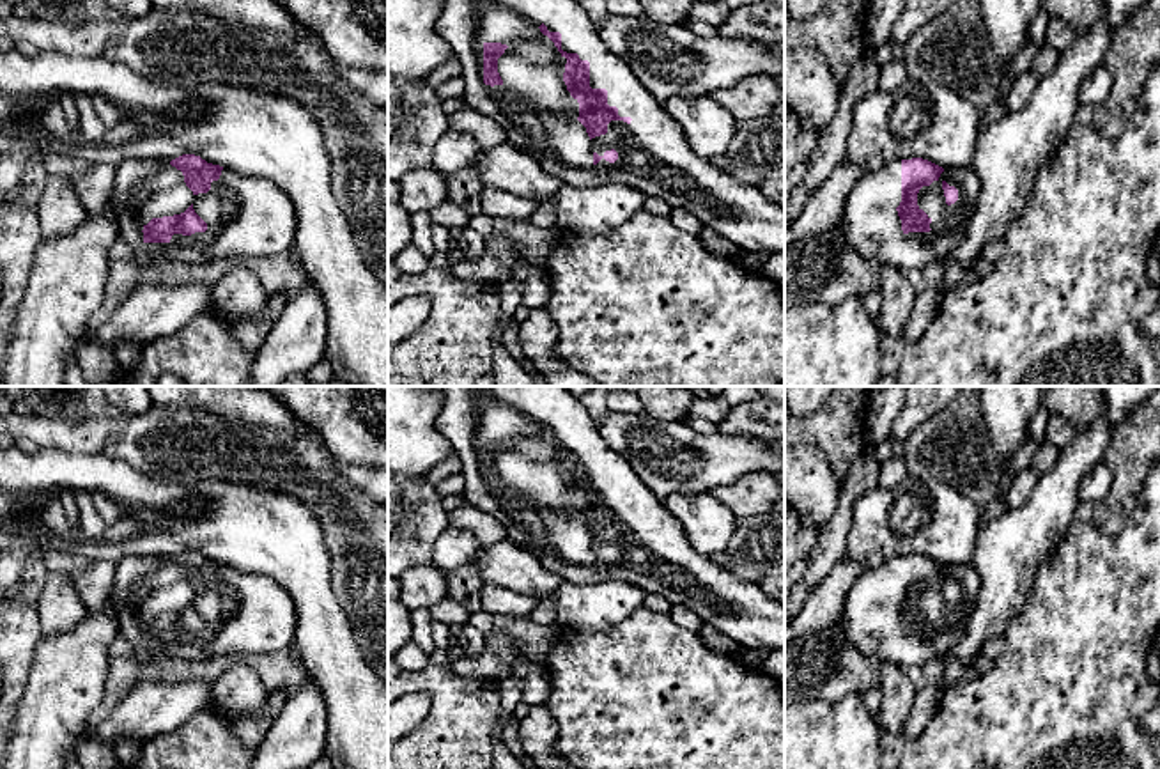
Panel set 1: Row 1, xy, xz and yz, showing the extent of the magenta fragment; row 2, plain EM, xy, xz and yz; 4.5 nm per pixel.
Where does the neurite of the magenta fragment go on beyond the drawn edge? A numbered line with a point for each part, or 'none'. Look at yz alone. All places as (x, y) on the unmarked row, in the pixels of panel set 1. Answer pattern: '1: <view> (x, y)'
1: yz (873, 624)

